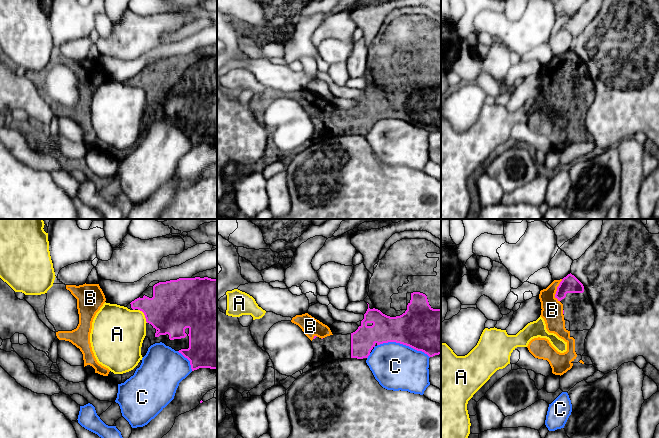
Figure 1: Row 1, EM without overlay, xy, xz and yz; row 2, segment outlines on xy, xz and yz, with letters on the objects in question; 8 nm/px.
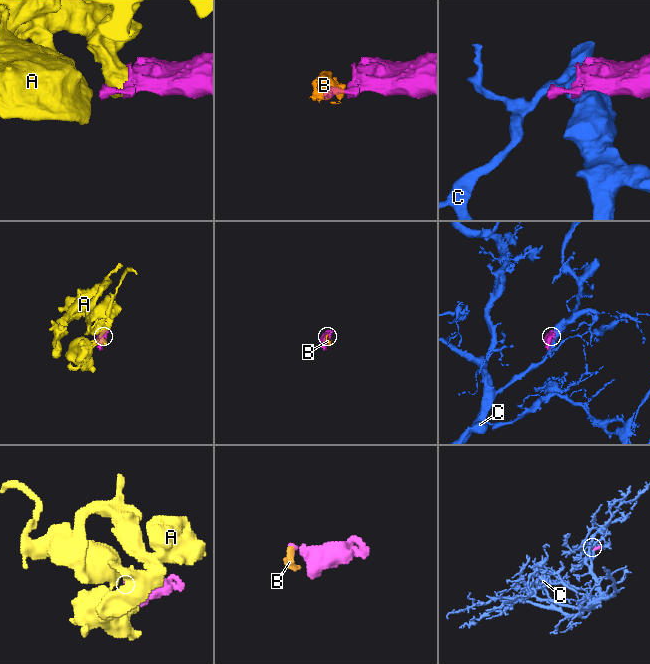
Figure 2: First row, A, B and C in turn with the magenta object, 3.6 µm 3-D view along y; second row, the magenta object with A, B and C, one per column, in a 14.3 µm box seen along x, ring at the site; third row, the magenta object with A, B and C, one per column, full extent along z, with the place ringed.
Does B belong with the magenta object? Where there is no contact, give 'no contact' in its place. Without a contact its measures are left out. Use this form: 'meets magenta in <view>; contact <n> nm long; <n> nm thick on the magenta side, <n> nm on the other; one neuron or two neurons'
meets magenta in yz; contact 190 nm long; 140 nm thick on the magenta side, 180 nm on the other; one neuron

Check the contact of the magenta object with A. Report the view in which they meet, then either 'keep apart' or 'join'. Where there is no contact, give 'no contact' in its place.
contact in xy; keep apart

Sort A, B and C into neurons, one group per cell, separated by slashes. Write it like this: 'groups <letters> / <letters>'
groups A / B / C

